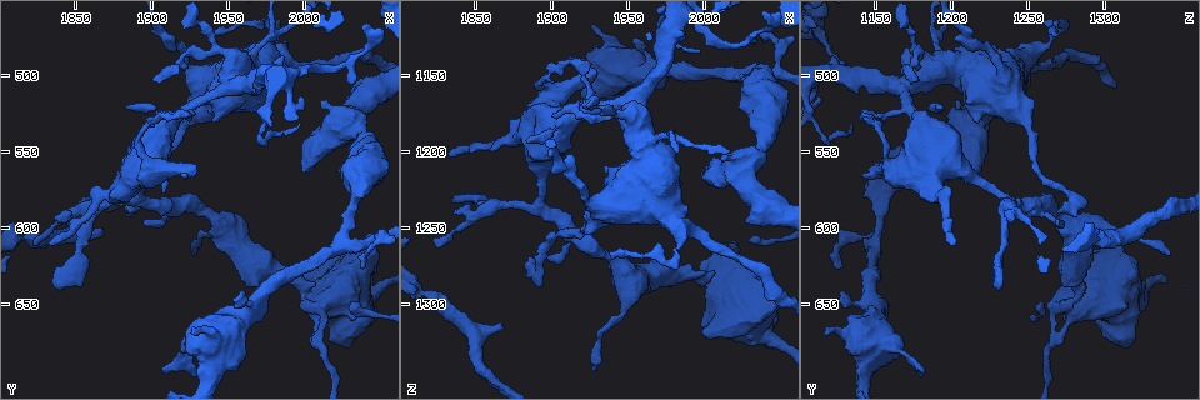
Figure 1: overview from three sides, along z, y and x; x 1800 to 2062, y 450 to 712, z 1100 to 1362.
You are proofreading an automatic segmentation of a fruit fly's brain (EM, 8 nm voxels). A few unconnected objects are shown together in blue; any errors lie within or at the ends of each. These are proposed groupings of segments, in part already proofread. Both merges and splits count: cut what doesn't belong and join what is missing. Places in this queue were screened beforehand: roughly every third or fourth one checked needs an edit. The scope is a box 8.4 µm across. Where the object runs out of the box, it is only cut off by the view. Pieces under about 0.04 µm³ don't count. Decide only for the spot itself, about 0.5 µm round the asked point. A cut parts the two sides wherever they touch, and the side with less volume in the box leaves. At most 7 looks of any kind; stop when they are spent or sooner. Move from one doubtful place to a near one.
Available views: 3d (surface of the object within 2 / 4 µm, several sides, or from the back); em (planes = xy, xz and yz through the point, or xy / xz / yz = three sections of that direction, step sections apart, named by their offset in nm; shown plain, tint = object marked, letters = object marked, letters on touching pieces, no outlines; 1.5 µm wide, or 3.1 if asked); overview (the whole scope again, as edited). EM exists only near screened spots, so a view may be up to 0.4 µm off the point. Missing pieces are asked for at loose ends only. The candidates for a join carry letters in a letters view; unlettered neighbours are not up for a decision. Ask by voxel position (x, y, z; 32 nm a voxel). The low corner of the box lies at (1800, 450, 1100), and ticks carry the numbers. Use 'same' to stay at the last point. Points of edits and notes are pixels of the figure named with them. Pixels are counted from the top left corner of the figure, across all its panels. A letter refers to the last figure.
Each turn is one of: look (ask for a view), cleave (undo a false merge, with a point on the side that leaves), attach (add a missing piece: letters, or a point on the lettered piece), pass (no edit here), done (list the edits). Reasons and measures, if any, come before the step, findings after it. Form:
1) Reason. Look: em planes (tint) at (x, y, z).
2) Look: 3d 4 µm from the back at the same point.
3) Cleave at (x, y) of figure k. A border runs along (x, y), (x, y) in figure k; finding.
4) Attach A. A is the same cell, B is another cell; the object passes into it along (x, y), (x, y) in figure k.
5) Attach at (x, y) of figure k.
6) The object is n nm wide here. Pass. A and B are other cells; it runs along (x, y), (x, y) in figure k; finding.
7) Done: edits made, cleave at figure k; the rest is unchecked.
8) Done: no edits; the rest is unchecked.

Tapers out. Look: 3d 4 µm at (1902, 502, 1174).

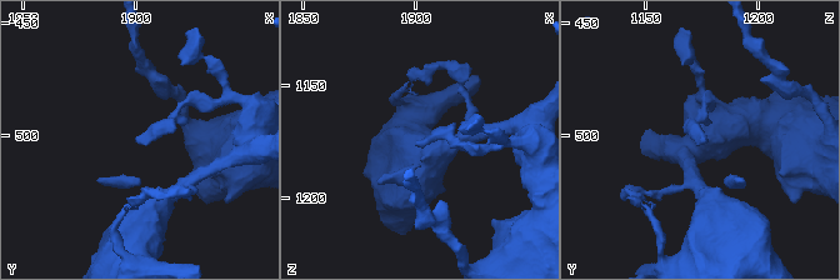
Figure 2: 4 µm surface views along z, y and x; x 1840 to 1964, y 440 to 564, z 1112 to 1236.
Shape alone is not enough. Look: em planes (plain) at (1902, 502, 1174).

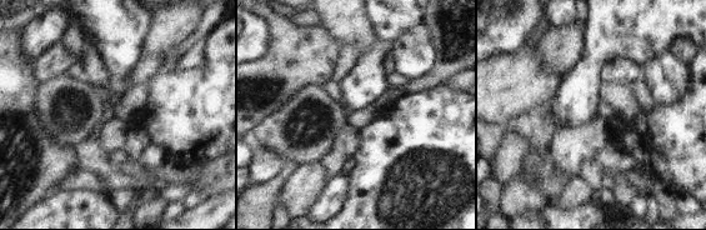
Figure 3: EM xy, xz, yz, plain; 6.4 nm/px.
Look: em planes (letters) at the same point.

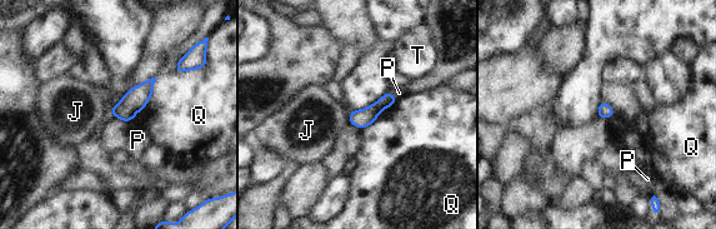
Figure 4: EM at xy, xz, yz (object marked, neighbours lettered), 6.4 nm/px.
The object is 100 nm wide here. Pass. J, P, Q and T are other cells; a border runs along (351, 110), (348, 123) in figure 4; none of them fits.

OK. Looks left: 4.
Thin arm on a thick one. Look: 3d 2 µm at (1980, 474, 1188).

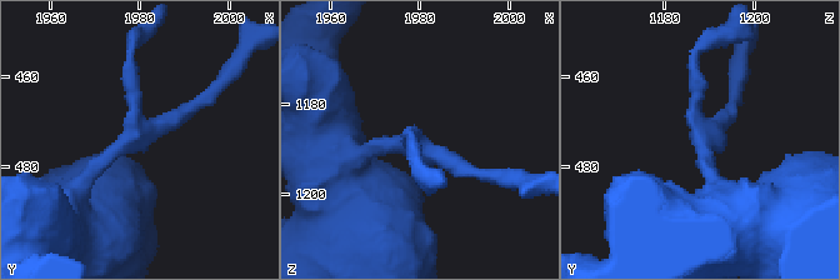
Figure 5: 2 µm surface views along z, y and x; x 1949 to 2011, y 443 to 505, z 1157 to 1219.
Need the tissue. Look: em planes (letters) at (1977, 475, 1190).

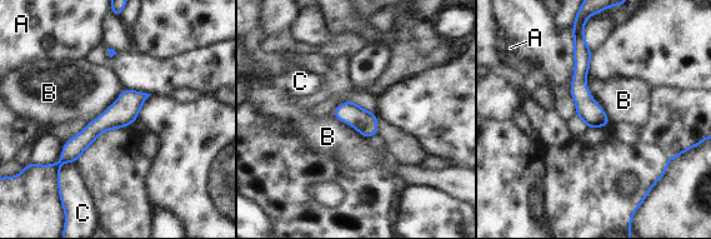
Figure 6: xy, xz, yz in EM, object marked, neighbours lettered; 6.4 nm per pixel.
The object is 150 nm wide here; the longest contact is with B, 360 nm. Pass. A, B and C are other cells; continuous, no second cell.

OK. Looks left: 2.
Done: no edits; the rest is unchecked.

